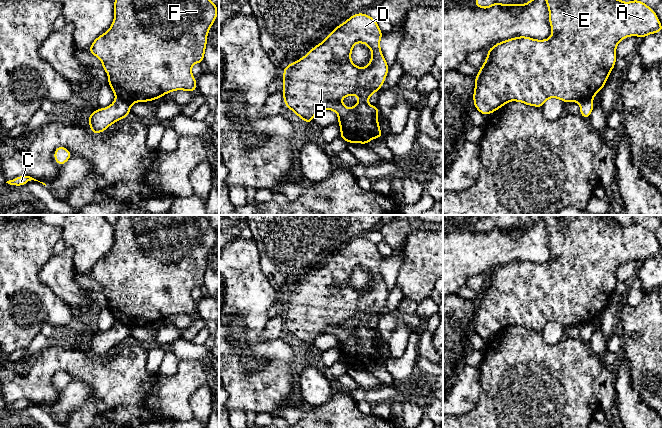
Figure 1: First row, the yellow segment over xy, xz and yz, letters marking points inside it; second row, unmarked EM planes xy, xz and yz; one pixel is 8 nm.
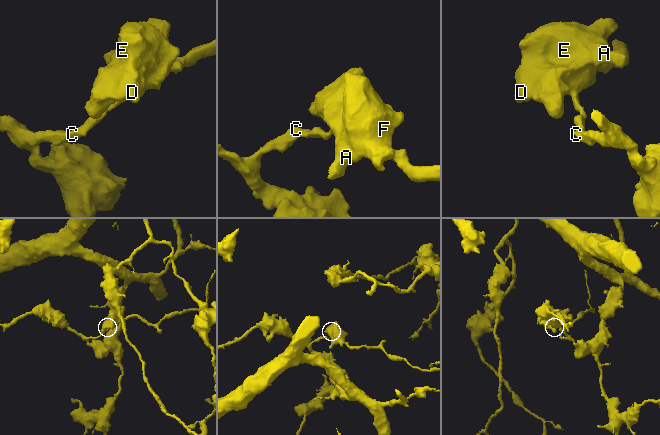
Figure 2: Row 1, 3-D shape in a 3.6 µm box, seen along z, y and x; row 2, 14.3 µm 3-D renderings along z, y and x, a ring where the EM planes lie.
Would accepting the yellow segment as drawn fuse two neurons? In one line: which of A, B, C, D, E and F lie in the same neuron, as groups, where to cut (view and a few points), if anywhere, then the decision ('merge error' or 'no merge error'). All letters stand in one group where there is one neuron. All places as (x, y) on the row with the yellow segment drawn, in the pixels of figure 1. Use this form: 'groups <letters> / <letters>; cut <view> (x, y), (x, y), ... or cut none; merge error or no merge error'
groups A B D E F / C; cut xy (116, 96), (130, 105); merge error

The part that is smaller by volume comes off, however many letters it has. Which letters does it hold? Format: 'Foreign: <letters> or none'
Foreign: A, B, D, E, F

